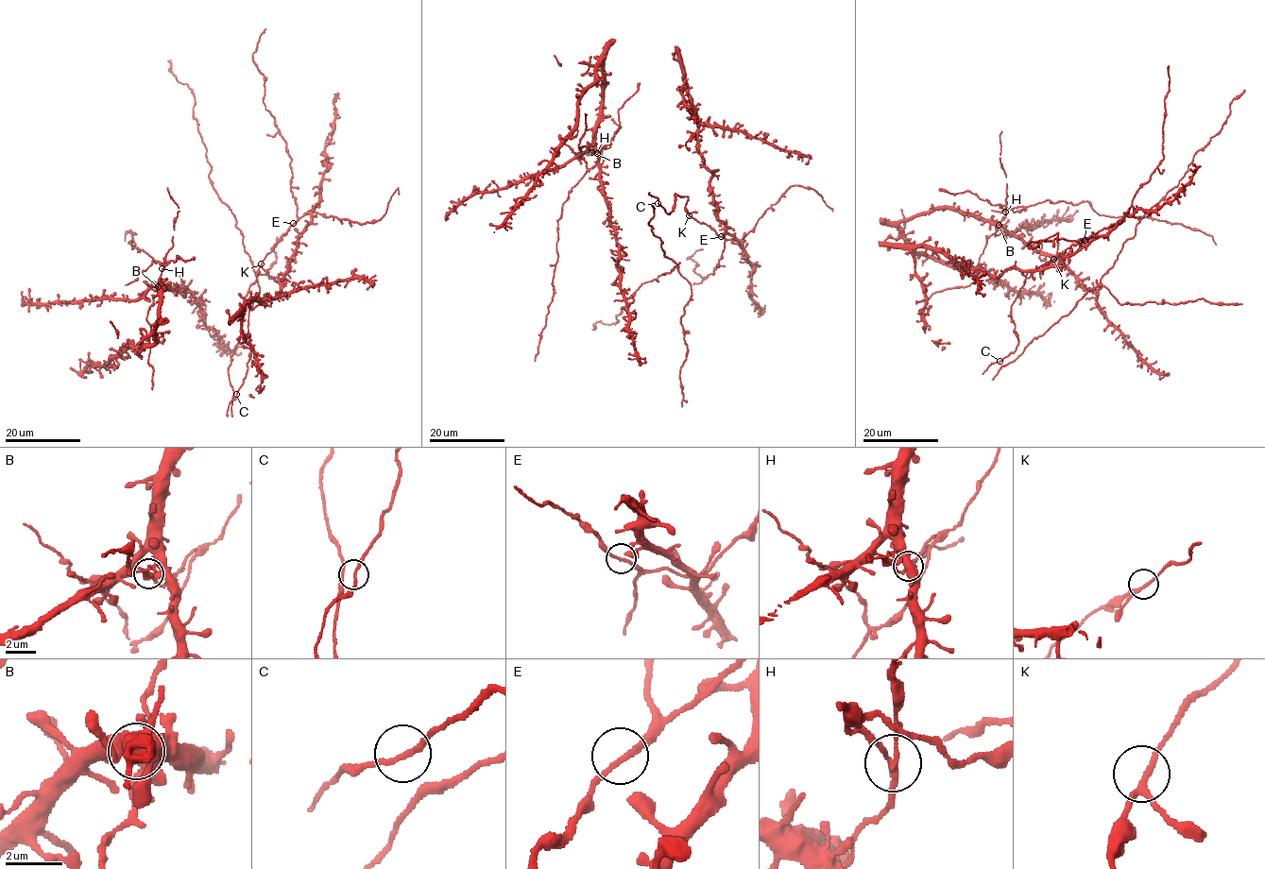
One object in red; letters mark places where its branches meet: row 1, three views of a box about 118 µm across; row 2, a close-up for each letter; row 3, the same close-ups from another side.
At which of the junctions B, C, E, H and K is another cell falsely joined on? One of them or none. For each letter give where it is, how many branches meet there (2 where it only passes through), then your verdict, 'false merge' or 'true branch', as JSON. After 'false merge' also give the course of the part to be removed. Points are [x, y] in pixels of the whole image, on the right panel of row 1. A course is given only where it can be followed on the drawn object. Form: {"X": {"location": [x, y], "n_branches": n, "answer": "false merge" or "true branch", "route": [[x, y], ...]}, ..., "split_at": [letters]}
{"B": {"location": [999, 225], "n_branches": 3, "answer": "true branch"}, "C": {"location": [1000, 361], "n_branches": 2, "answer": "true branch"}, "E": {"location": [1085, 240], "n_branches": 3, "answer": "true branch"}, "H": {"location": [1005, 212], "n_branches": 3, "answer": "false merge", "route": [[1006, 212], [1000, 207], [1014, 212], [1048, 199], [1087, 201], [1100, 214], [1182, 223], [1209, 234], [1216, 244]]}, "K": {"location": [1053, 259], "n_branches": 3, "answer": "true branch"}, "split_at": ["H"]}

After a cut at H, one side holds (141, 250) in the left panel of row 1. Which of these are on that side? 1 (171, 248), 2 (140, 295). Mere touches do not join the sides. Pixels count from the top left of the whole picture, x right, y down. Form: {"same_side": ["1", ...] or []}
{"same_side": []}

